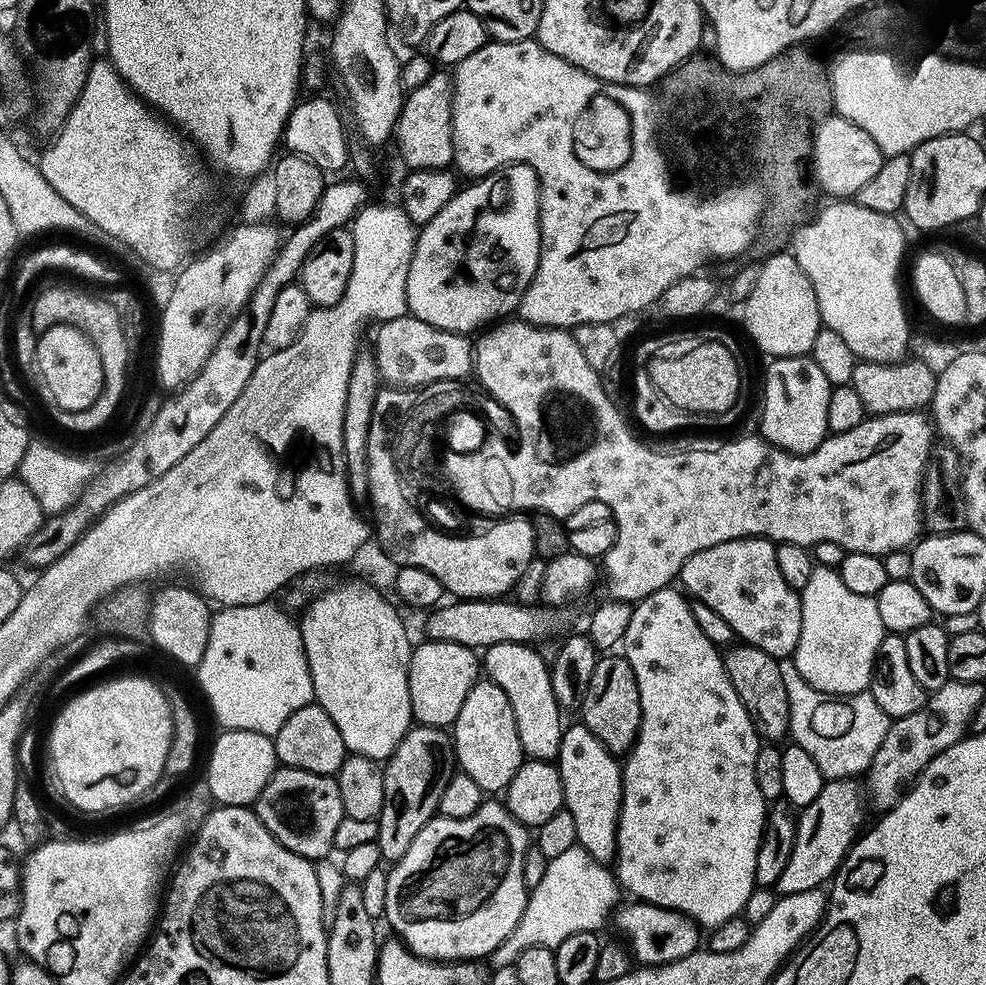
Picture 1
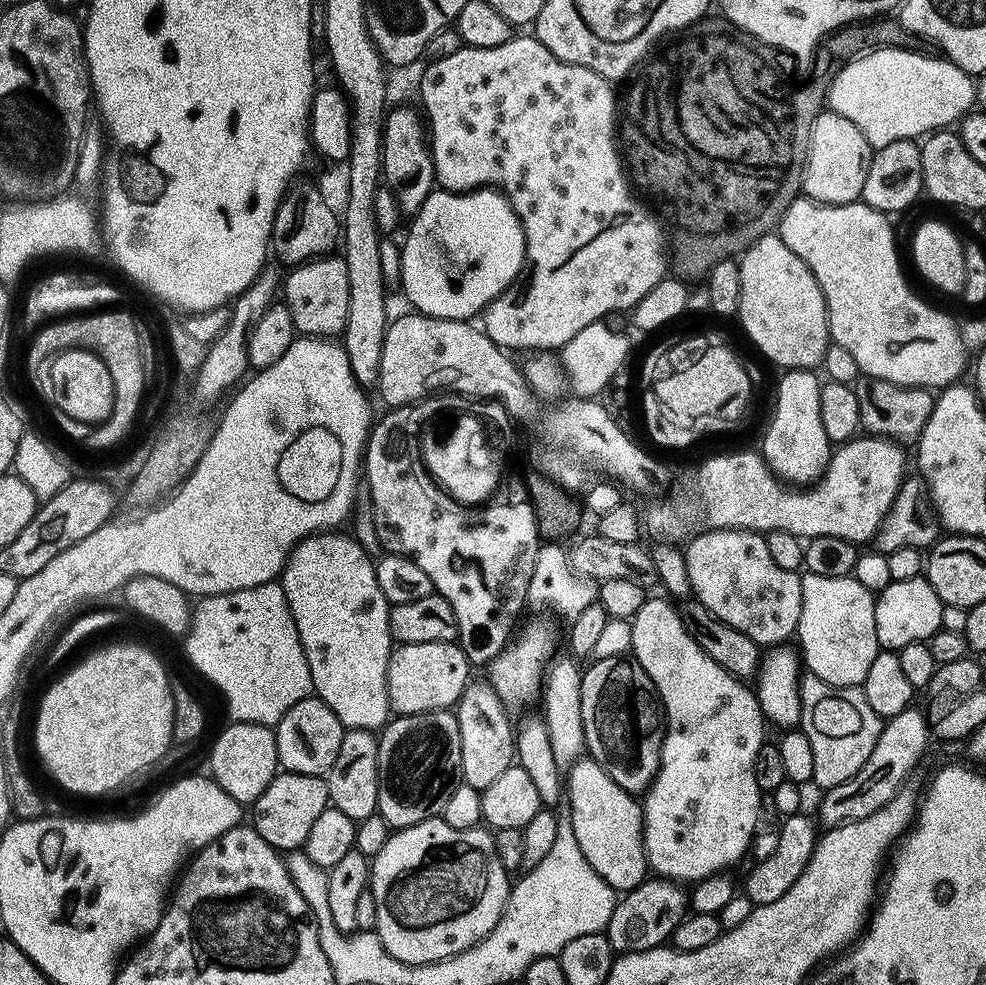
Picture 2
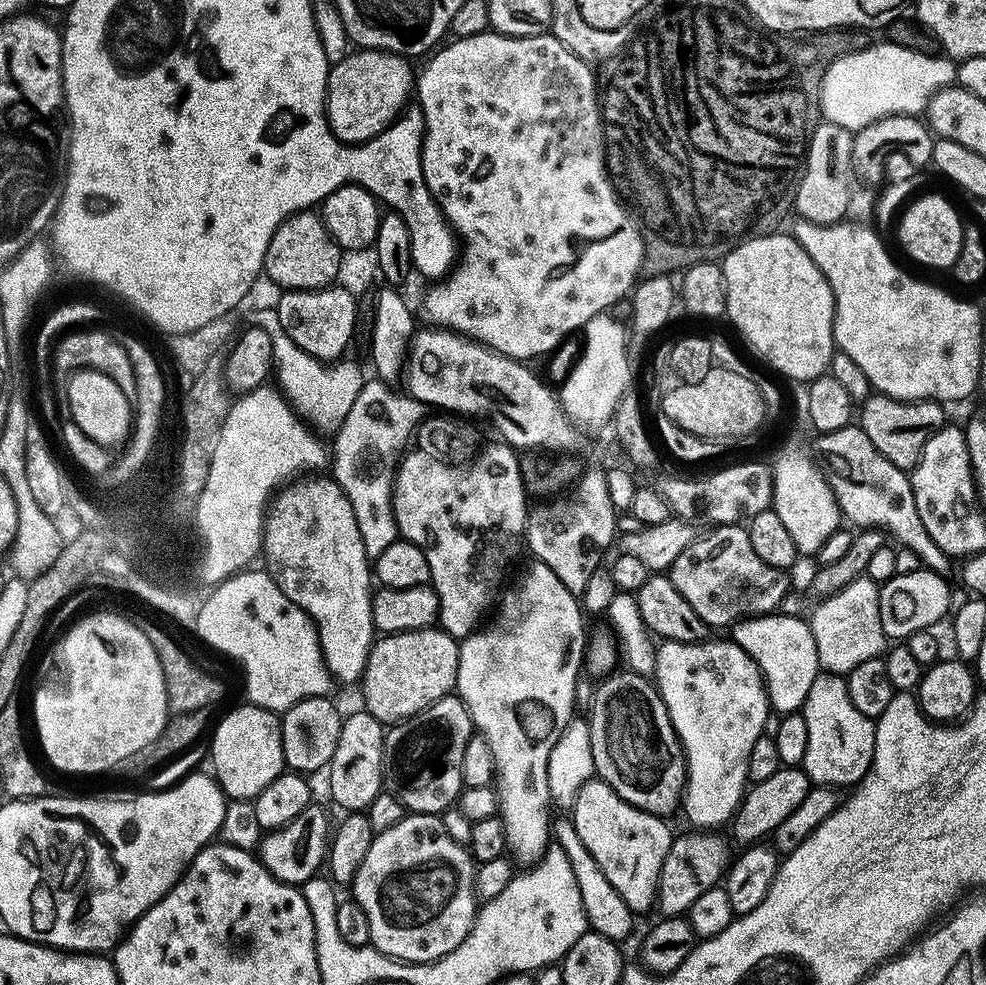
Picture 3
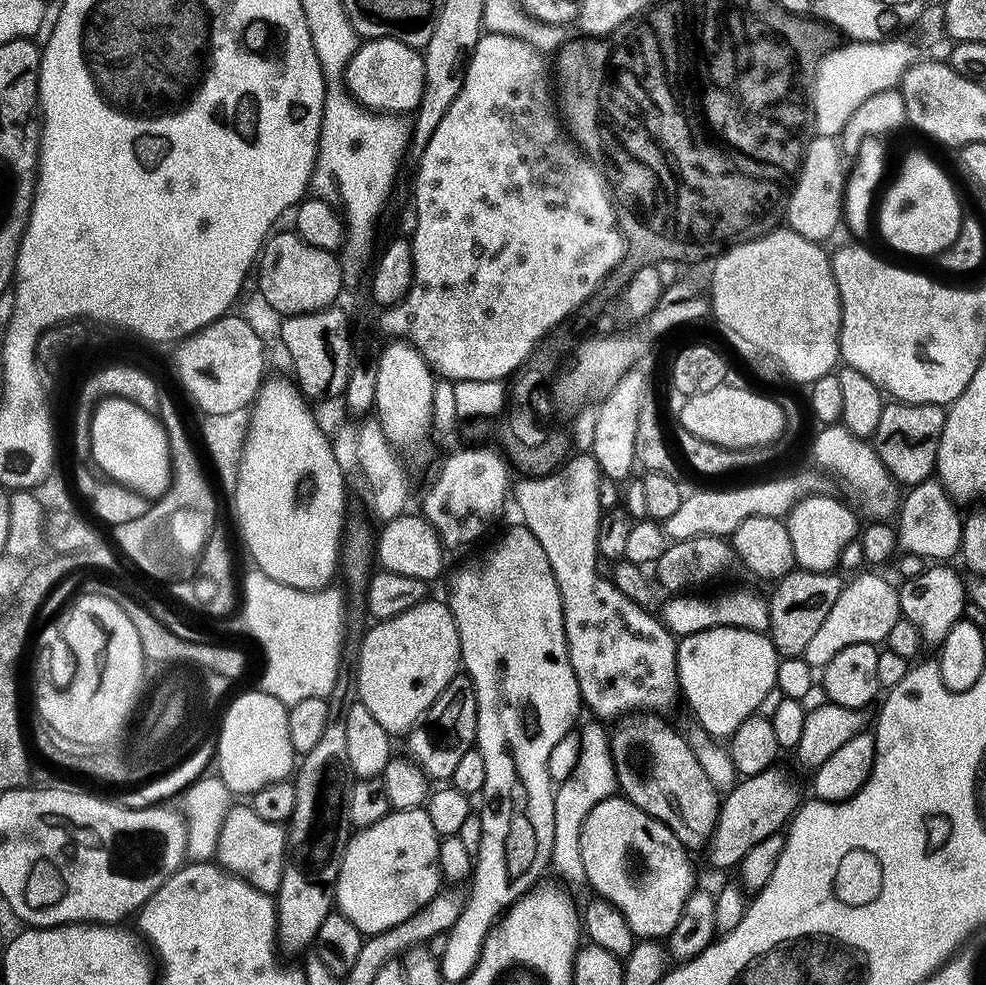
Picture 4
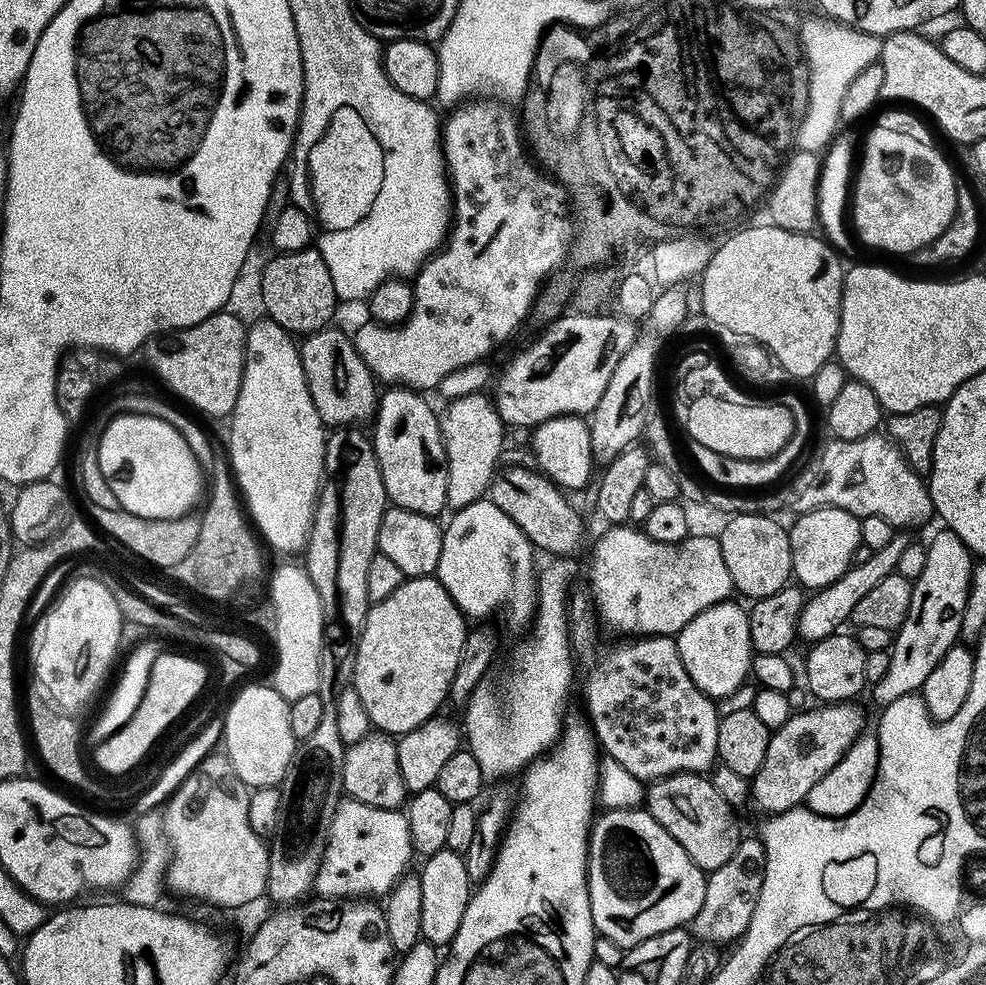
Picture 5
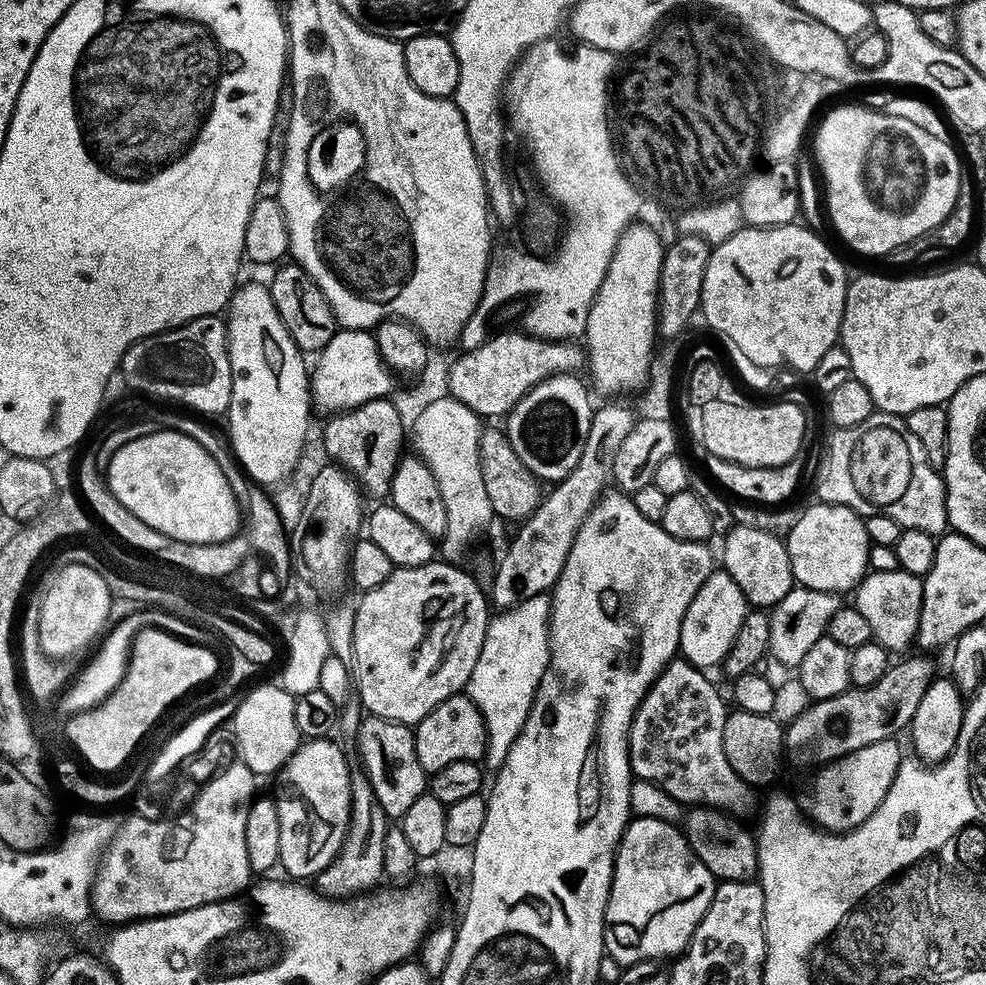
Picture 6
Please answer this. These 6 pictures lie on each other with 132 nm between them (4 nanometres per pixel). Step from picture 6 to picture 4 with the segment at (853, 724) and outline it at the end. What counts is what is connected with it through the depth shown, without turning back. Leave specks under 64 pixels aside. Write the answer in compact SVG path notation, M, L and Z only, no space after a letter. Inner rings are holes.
M780 766L770 767L762 774L743 777L739 783L727 789L723 797L716 829L706 845L709 862L716 868L735 869L750 846L758 846L762 838L777 835L791 821L801 803L802 797L795 782Z

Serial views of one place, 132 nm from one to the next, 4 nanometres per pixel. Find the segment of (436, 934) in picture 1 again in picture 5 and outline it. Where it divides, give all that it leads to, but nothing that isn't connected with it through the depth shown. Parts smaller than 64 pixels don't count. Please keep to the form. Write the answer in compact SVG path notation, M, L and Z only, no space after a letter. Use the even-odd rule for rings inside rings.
M341 799L330 826L328 845L324 847L324 861L316 875L315 891L324 898L387 897L397 880L409 871L412 856L410 826L403 811Z

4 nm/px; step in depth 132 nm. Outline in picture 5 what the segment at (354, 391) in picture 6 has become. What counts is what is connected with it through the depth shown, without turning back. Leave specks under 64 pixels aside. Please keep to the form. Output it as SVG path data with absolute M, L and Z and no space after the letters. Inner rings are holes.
M472 98L467 102L461 103L459 106L453 107L451 109L452 117L449 120L445 119L442 124L442 147L444 150L444 162L448 170L448 178L452 186L452 194L454 197L454 203L452 206L452 223L448 229L447 237L440 249L439 252L433 254L429 260L421 267L420 271L416 273L414 277L414 306L412 307L412 312L405 319L403 324L399 326L389 326L386 324L377 324L375 322L367 322L368 324L364 324L361 326L357 332L354 332L354 343L356 345L356 349L358 350L358 354L362 359L366 362L366 366L371 370L372 375L376 377L377 381L381 385L384 386L403 386L408 389L415 390L425 390L424 388L436 388L440 383L443 382L444 379L447 378L451 372L456 372L459 368L468 368L471 364L476 364L479 362L483 356L488 356L492 351L495 350L496 347L499 346L503 340L508 340L512 335L516 332L516 327L523 325L528 318L528 312L531 310L532 303L535 302L535 298L537 294L540 292L540 287L545 283L546 279L551 275L556 268L561 267L565 263L566 256L564 256L564 251L567 253L569 251L570 245L565 241L565 235L568 232L568 225L570 221L570 215L564 212L564 196L566 200L566 192L561 185L557 184L555 180L552 179L551 176L545 174L537 165L534 163L531 155L526 151L526 145L520 135L520 122L515 111L512 112L507 103L499 102L490 98Z

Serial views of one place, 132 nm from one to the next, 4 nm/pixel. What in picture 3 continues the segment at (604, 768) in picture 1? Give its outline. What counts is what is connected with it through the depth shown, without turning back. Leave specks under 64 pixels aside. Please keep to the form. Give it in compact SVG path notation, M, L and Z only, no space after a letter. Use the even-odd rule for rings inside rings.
M599 778L588 779L581 787L570 808L570 819L578 830L578 838L582 838L582 846L594 854L594 862L602 866L602 874L626 898L633 913L641 914L651 904L653 907L660 887L660 871L674 839L674 832L668 829L669 821L626 803Z

